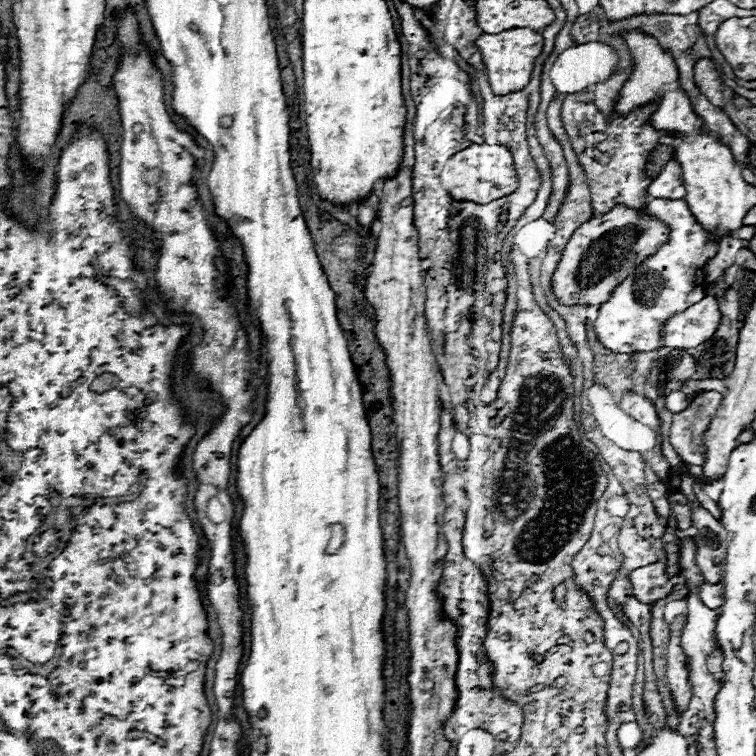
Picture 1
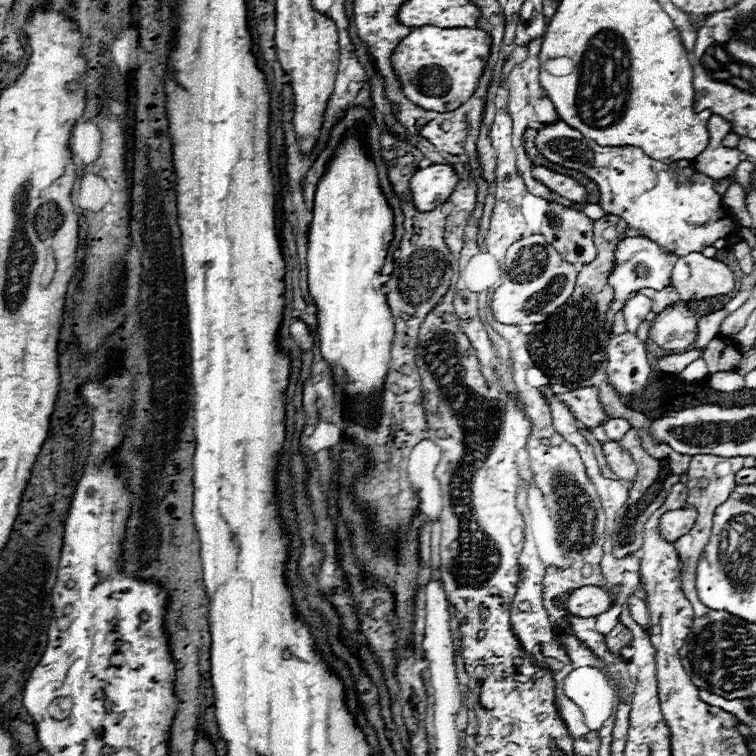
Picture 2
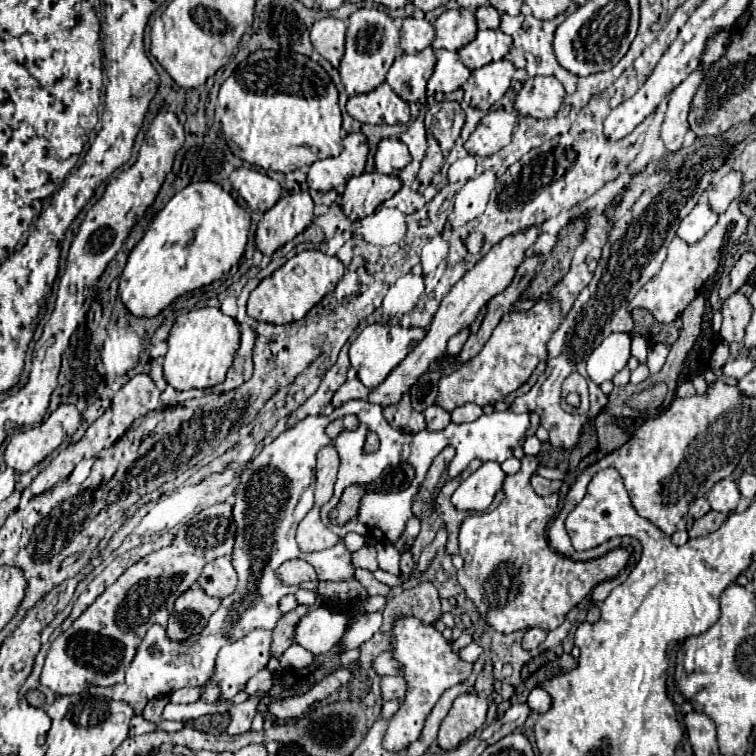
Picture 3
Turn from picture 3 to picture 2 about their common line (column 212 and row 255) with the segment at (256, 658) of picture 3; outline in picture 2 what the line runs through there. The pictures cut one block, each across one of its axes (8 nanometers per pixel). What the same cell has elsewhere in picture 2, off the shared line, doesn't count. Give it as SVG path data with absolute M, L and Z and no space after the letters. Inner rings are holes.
M562 120L542 126L534 144L546 160L578 170L594 180L600 190L600 206L606 214L622 218L630 230L678 258L686 256L686 252L702 252L714 240L726 238L736 230L730 212L726 216L720 194L712 188L712 178L698 172L694 160L662 164L648 158L636 146L598 146Z

